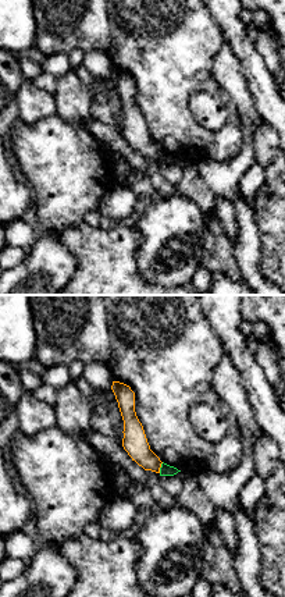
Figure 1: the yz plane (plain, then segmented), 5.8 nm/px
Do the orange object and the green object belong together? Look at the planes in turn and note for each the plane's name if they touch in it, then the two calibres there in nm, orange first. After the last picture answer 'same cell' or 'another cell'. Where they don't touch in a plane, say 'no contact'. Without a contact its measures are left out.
yz | 140/70 nm

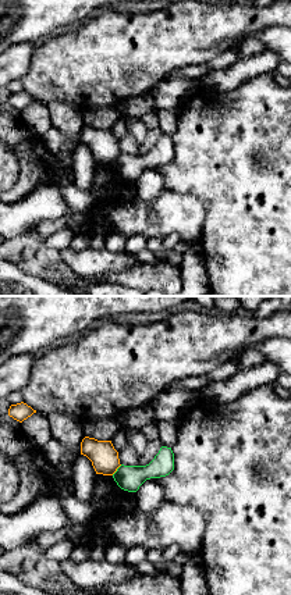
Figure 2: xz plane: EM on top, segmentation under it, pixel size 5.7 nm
xz | 160/150 nm

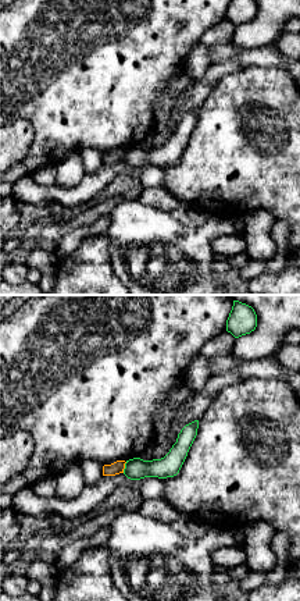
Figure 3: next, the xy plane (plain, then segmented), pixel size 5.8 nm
xy | 70/130 nm

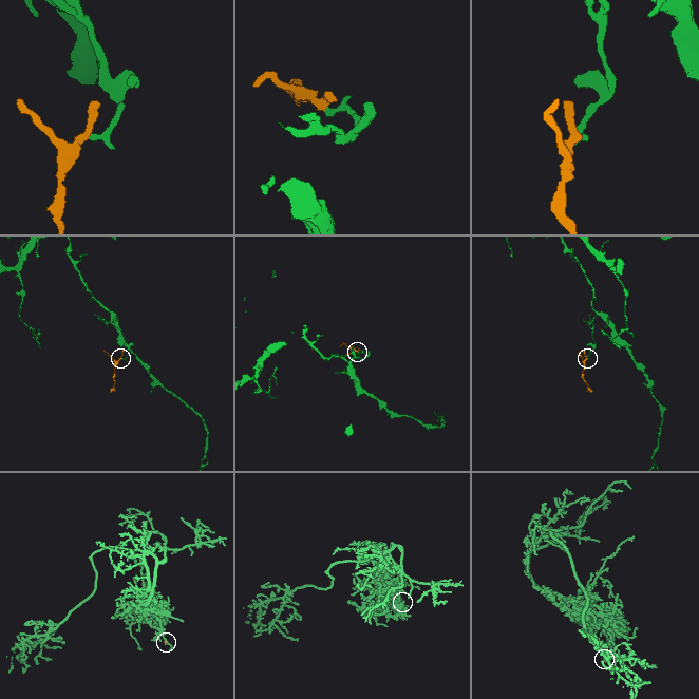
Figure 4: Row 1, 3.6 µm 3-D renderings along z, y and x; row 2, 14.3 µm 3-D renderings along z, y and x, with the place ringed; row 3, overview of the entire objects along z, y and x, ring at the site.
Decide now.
another cell

